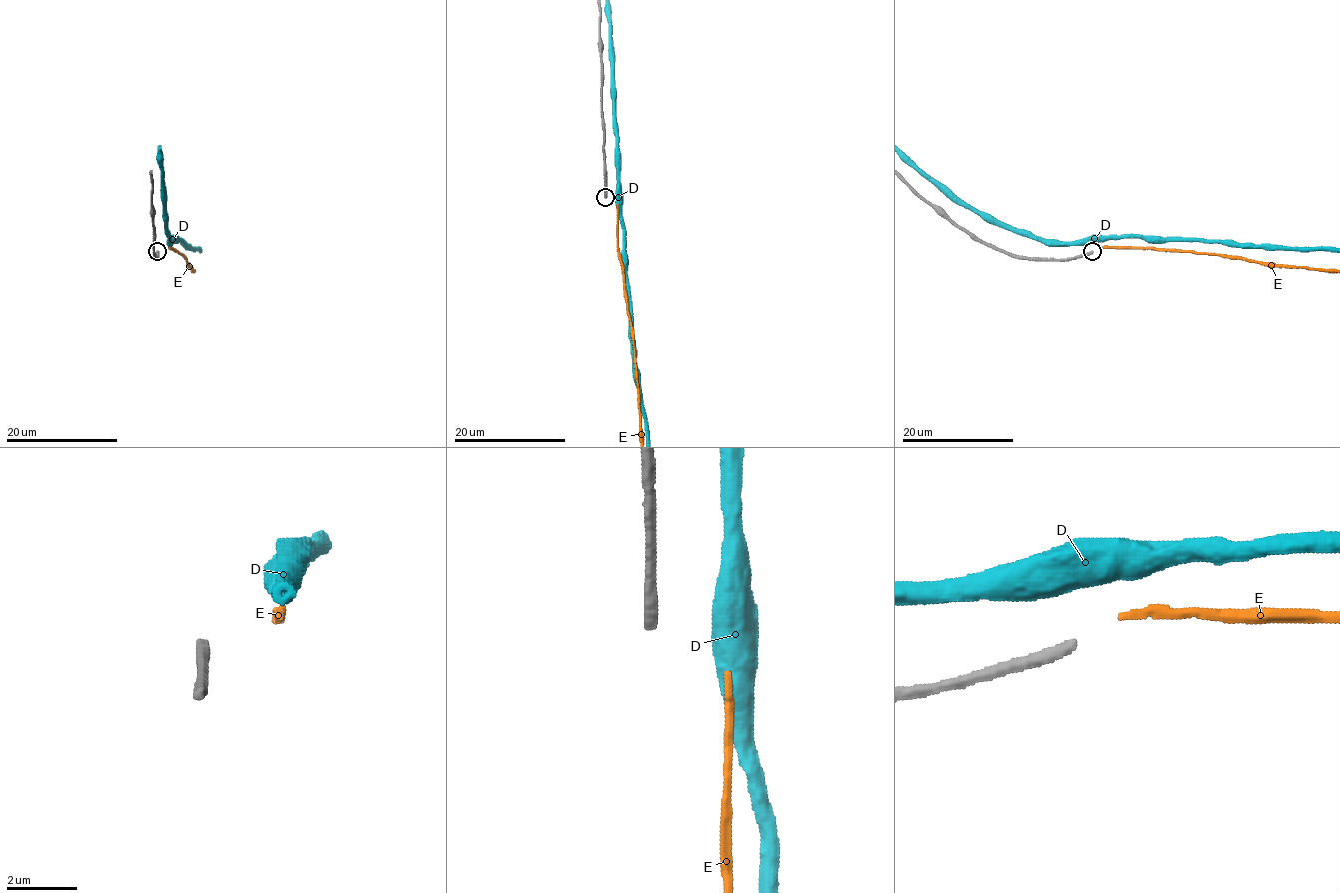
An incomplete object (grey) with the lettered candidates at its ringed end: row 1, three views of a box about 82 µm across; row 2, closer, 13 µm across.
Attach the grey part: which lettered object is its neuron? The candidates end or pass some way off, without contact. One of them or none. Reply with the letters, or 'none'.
none

